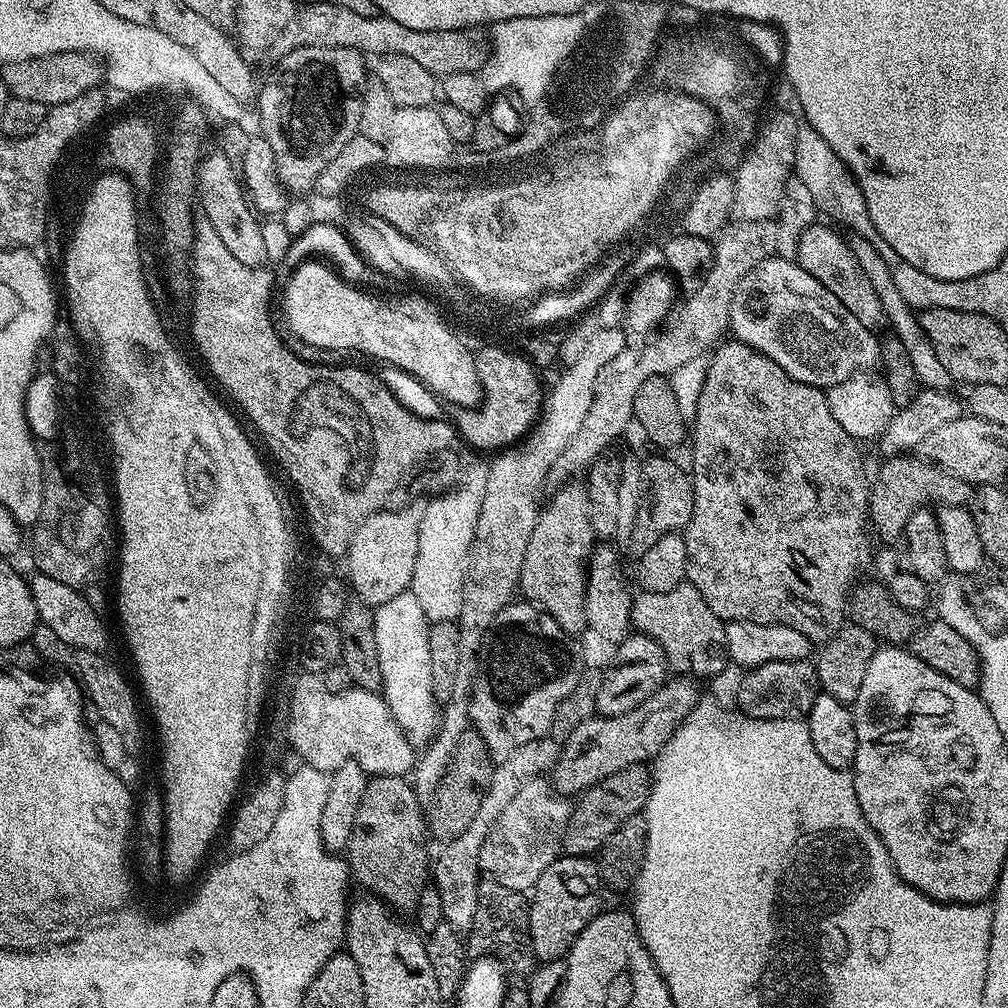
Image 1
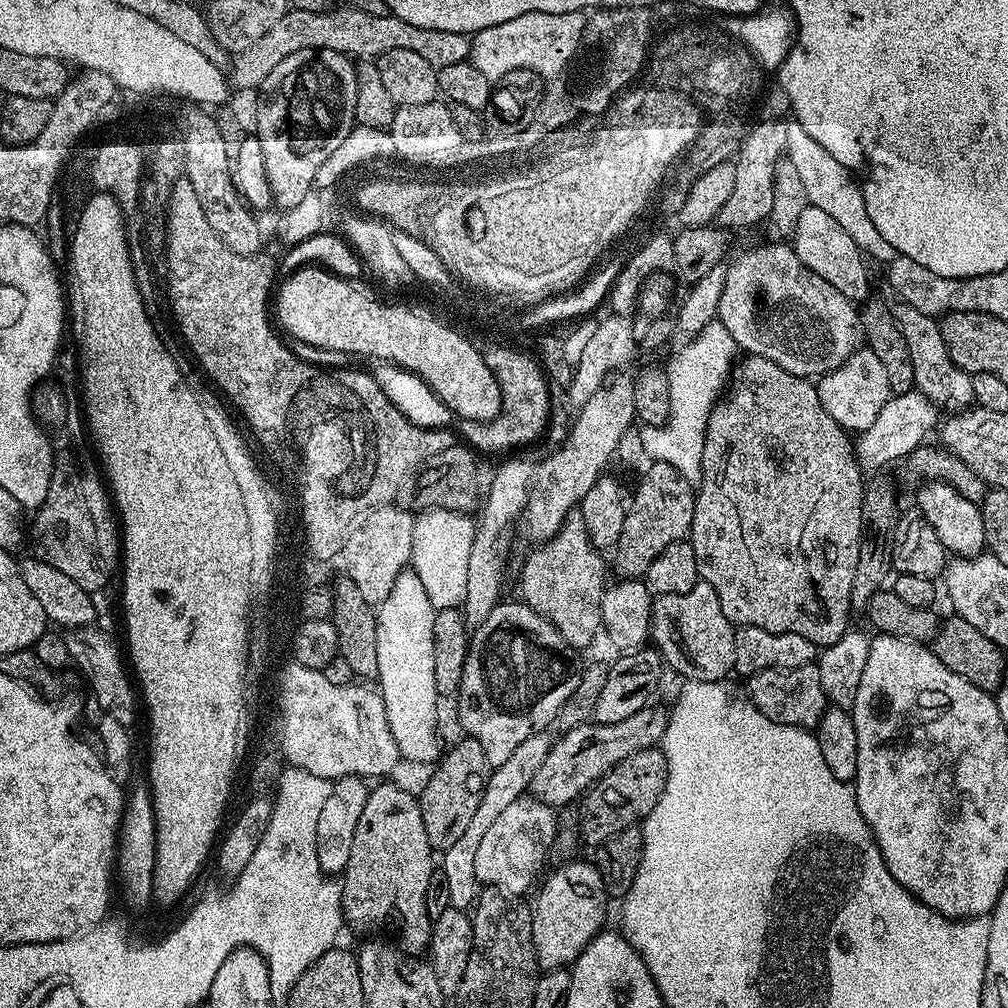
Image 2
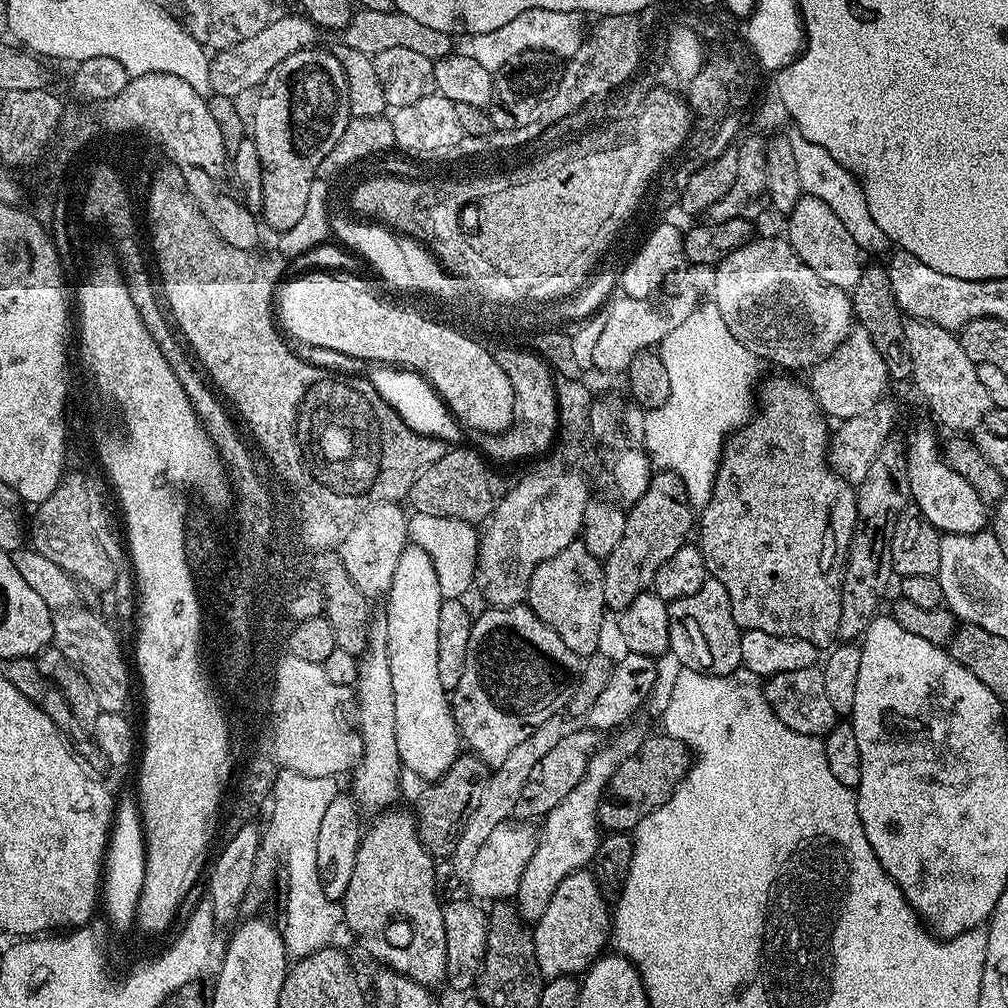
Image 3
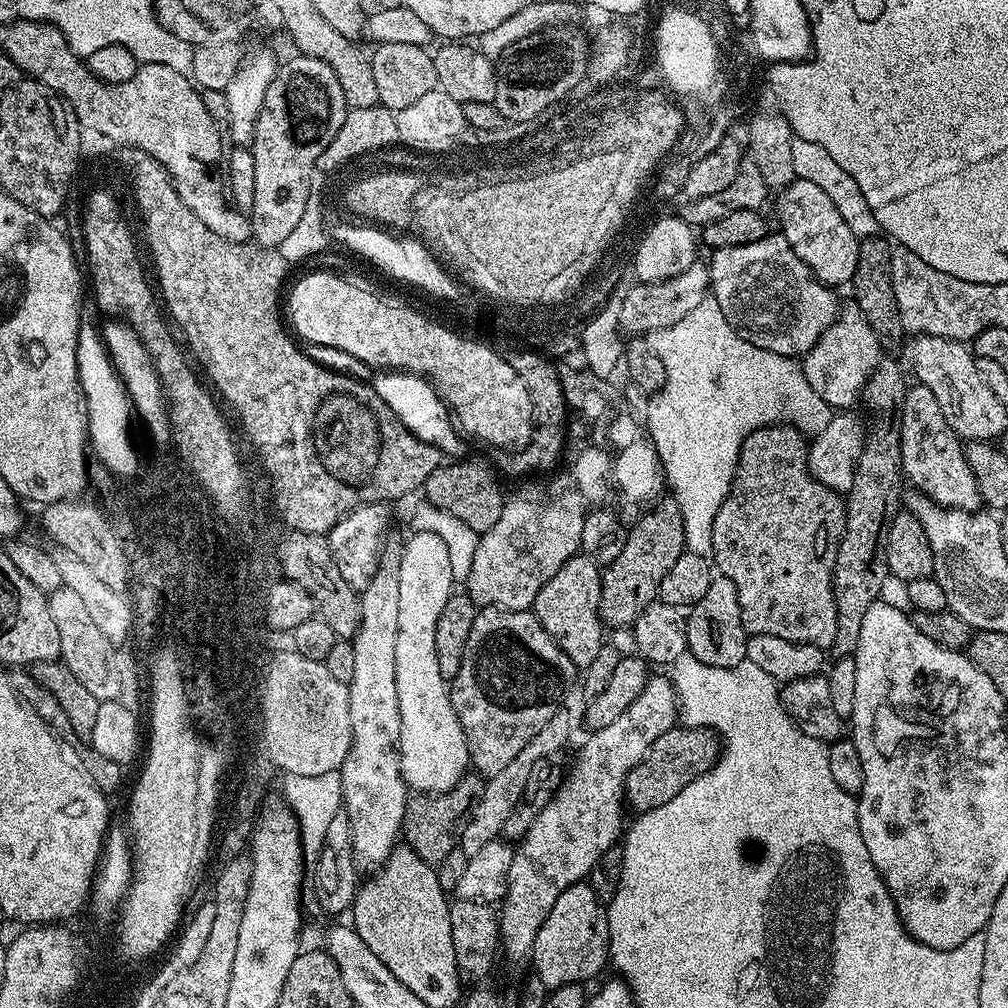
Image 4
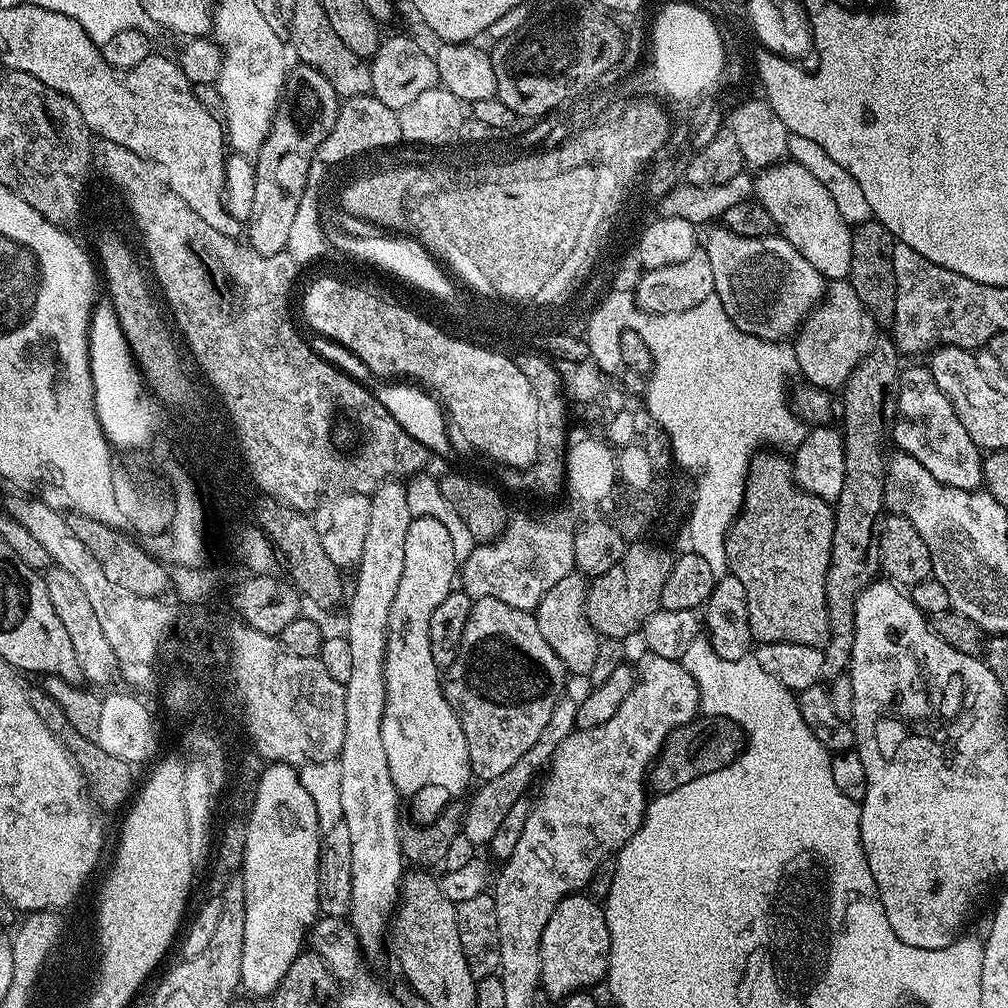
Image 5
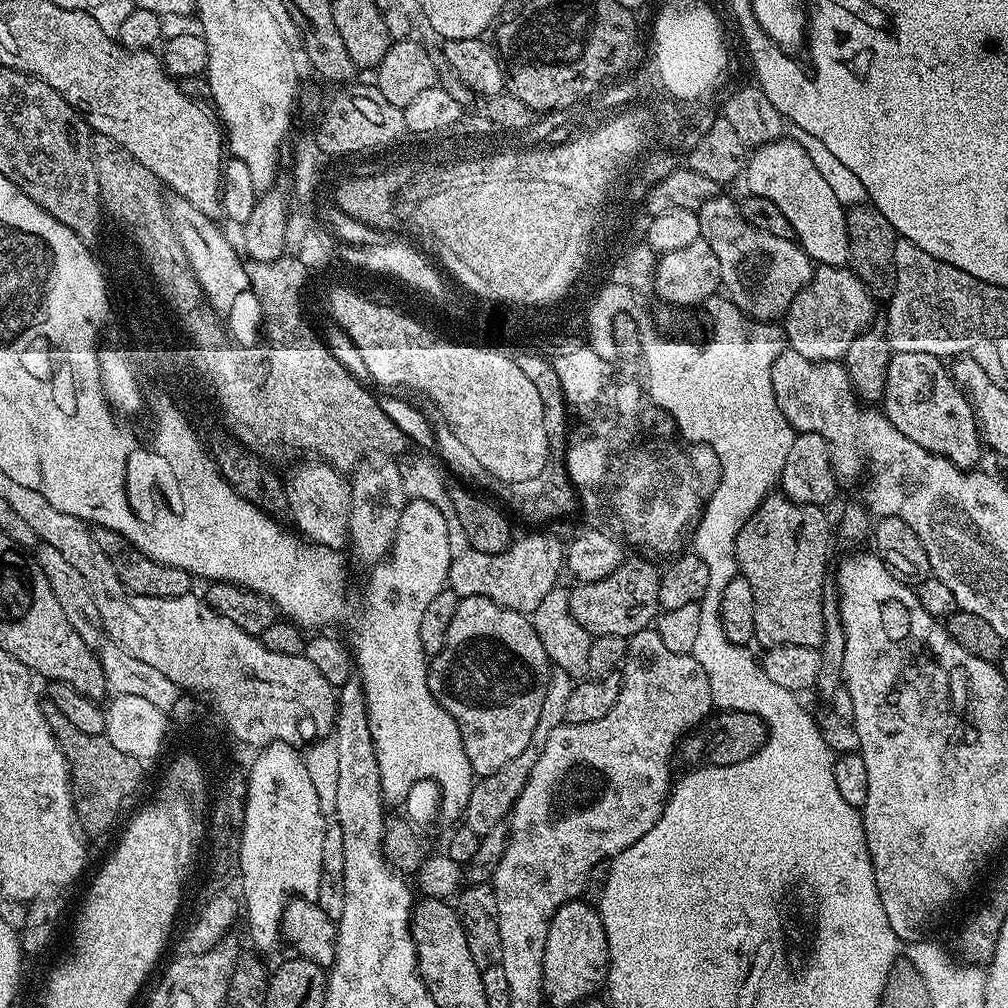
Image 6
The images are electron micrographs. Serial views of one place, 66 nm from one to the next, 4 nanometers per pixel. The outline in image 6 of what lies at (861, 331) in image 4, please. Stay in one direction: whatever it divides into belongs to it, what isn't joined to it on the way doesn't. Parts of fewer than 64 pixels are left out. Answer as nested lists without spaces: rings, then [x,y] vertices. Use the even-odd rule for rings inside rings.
[[[817,267],[812,273],[812,281],[797,294],[794,302],[790,302],[788,315],[783,317],[787,347],[811,360],[843,361],[850,350],[850,342],[873,323],[872,304],[872,293],[851,267]]]

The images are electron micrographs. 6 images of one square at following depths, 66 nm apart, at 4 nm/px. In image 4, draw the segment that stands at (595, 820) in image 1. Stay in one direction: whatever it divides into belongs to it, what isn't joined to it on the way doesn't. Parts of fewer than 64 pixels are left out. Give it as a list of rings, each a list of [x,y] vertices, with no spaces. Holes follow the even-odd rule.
[[[677,726],[658,734],[650,750],[630,770],[624,783],[624,800],[633,813],[649,812],[666,802],[675,792],[687,786],[691,780],[697,780],[704,772],[709,772],[720,759],[722,741],[710,728],[690,728]]]

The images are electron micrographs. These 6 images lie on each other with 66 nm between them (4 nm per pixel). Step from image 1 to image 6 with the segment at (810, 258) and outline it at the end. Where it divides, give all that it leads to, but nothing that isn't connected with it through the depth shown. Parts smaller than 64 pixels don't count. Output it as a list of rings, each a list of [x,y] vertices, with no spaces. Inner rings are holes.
[[[779,138],[759,146],[749,155],[744,171],[747,193],[767,198],[778,206],[778,210],[789,219],[795,239],[815,263],[843,267],[849,261],[845,205],[838,202],[834,190],[823,180],[800,144],[795,139],[786,139]]]

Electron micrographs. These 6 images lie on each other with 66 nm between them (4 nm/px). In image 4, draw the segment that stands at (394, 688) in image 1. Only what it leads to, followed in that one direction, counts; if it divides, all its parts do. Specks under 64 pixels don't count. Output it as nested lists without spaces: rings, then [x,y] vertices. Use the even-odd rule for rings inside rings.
[[[429,532],[411,533],[412,537],[408,541],[403,541],[400,554],[400,581],[398,582],[398,642],[396,643],[396,689],[398,690],[398,706],[400,707],[400,735],[398,737],[398,751],[400,754],[400,769],[404,775],[404,782],[409,789],[420,794],[435,794],[450,790],[469,771],[470,761],[468,758],[468,743],[466,734],[458,722],[458,714],[454,714],[452,697],[450,695],[449,681],[442,678],[442,670],[438,670],[438,650],[434,650],[434,630],[438,626],[438,614],[442,612],[442,606],[454,594],[454,581],[450,570],[450,554],[446,554],[446,542],[438,538],[438,534]]]

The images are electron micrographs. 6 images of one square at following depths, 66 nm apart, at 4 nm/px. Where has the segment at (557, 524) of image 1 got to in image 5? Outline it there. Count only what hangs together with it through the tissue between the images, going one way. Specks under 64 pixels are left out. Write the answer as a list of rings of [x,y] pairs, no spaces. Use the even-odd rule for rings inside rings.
[[[573,574],[562,578],[562,582],[550,586],[534,609],[534,615],[538,622],[538,630],[542,638],[546,638],[550,650],[558,654],[558,658],[564,664],[565,673],[576,676],[591,677],[594,670],[594,661],[598,658],[598,646],[602,639],[599,632],[590,626],[590,618],[586,618],[586,598],[588,597],[589,581],[583,575]]]

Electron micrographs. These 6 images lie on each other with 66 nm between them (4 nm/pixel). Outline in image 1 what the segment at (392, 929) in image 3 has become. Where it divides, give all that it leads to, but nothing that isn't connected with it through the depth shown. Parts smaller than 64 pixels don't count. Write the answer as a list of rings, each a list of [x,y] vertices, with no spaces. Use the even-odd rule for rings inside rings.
[[[373,776],[368,781],[366,786],[366,794],[362,794],[362,803],[358,805],[358,818],[354,818],[354,830],[350,834],[350,842],[346,849],[346,859],[350,869],[350,876],[353,881],[356,880],[364,887],[365,893],[371,894],[376,897],[377,900],[384,901],[389,908],[393,910],[399,910],[399,908],[408,908],[408,910],[415,909],[417,902],[419,901],[420,893],[426,888],[426,885],[430,880],[430,856],[428,860],[428,848],[424,845],[424,836],[426,840],[426,812],[422,807],[421,797],[417,796],[416,789],[412,787],[411,783],[403,776]]]

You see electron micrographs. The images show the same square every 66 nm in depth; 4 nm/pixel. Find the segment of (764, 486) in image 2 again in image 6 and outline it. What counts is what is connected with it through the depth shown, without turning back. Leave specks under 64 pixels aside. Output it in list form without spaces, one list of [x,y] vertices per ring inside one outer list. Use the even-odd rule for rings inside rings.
[[[769,494],[768,497],[765,498],[764,501],[759,504],[754,510],[754,514],[750,514],[750,518],[744,525],[742,526],[742,530],[738,535],[736,535],[736,566],[739,572],[739,575],[744,576],[746,578],[746,582],[750,582],[751,588],[754,589],[754,630],[756,631],[754,640],[758,645],[761,644],[761,649],[767,650],[769,648],[773,648],[774,646],[810,646],[811,648],[819,648],[820,643],[822,642],[822,638],[824,637],[824,619],[822,618],[822,606],[824,605],[824,590],[826,587],[826,581],[824,581],[824,575],[828,572],[828,551],[832,548],[832,536],[834,540],[834,524],[828,521],[828,516],[823,507],[818,504],[799,504],[798,502],[794,502],[789,496],[785,496],[783,494]]]

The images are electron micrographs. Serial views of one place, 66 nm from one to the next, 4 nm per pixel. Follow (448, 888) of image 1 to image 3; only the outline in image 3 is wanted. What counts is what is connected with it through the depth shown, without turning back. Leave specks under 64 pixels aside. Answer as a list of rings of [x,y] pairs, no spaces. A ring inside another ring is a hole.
[[[557,714],[551,716],[546,722],[542,722],[542,726],[538,726],[538,730],[534,730],[534,734],[530,734],[530,738],[526,738],[526,742],[522,742],[522,746],[518,746],[518,750],[510,750],[510,758],[506,758],[506,762],[502,762],[502,766],[495,768],[489,775],[486,790],[482,793],[482,802],[478,802],[472,815],[465,819],[460,829],[460,835],[456,837],[456,849],[450,853],[452,863],[460,870],[471,868],[479,848],[482,847],[482,842],[486,842],[486,838],[490,838],[494,826],[505,823],[515,813],[522,788],[526,786],[526,782],[530,778],[530,770],[534,770],[534,766],[538,766],[538,762],[542,762],[542,757],[549,750],[554,750],[554,746],[558,746],[558,742],[562,742],[562,738],[566,738],[566,734],[570,734],[574,730],[574,724],[571,724],[573,721],[567,715],[565,716]]]

